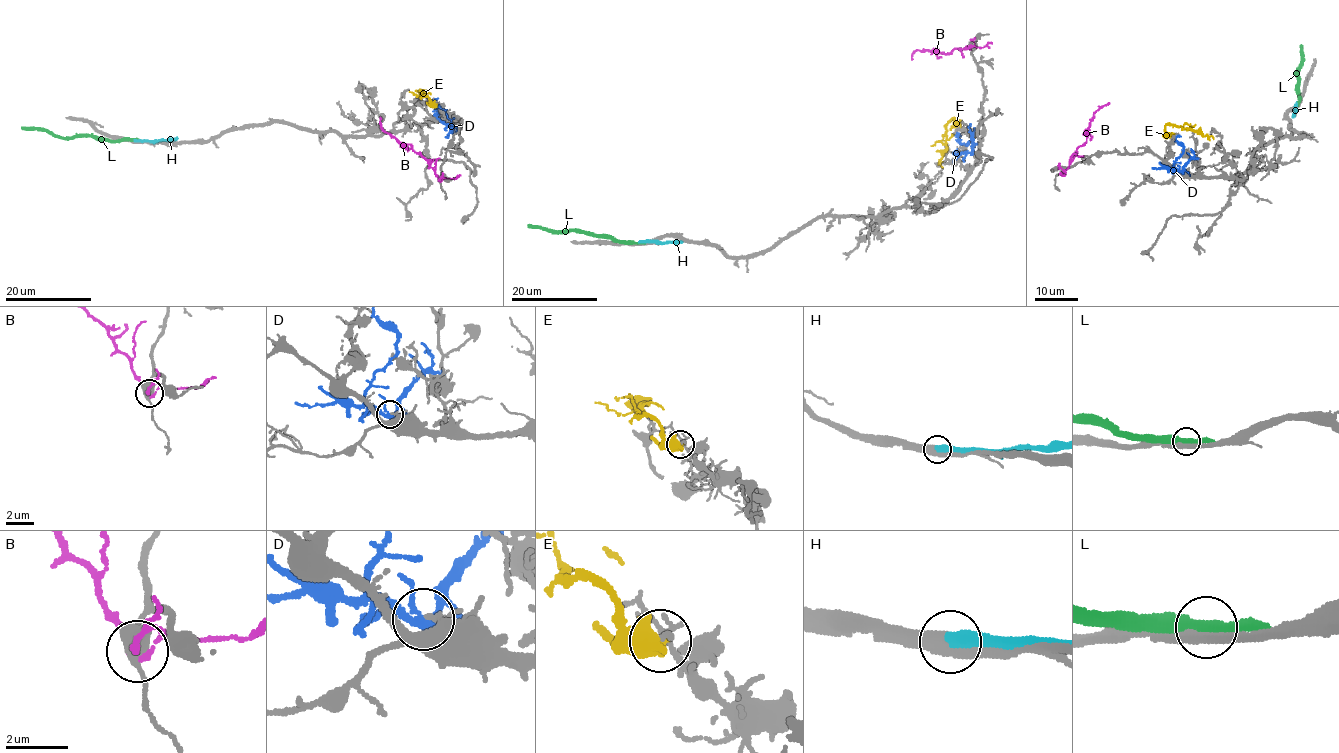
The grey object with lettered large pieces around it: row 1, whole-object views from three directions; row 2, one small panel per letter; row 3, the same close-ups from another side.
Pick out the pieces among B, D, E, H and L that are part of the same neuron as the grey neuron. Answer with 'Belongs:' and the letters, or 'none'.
Belongs: none

